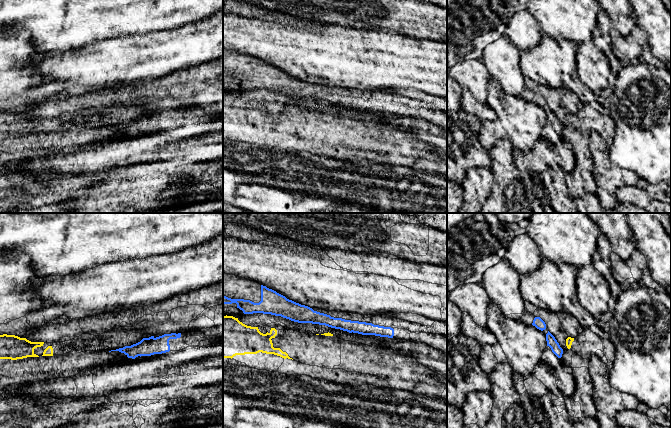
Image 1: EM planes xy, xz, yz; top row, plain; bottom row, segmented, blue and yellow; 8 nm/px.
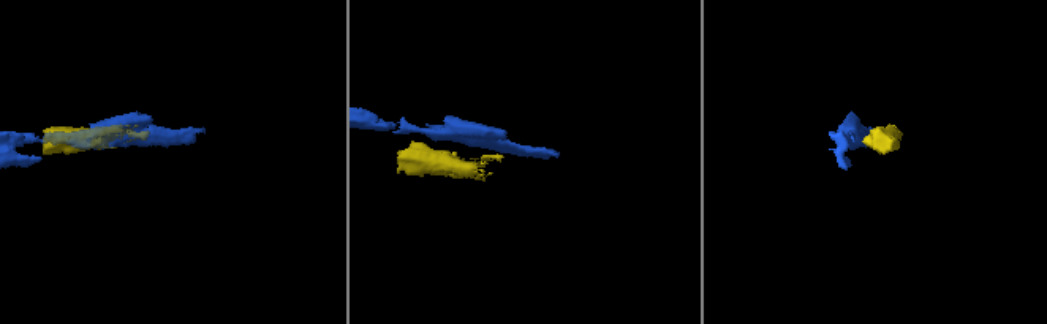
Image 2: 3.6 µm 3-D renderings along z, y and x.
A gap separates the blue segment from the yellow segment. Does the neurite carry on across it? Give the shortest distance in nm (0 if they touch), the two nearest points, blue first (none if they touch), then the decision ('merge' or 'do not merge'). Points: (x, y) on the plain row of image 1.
40 nm | yz (562, 125), (567, 123) | do not merge

